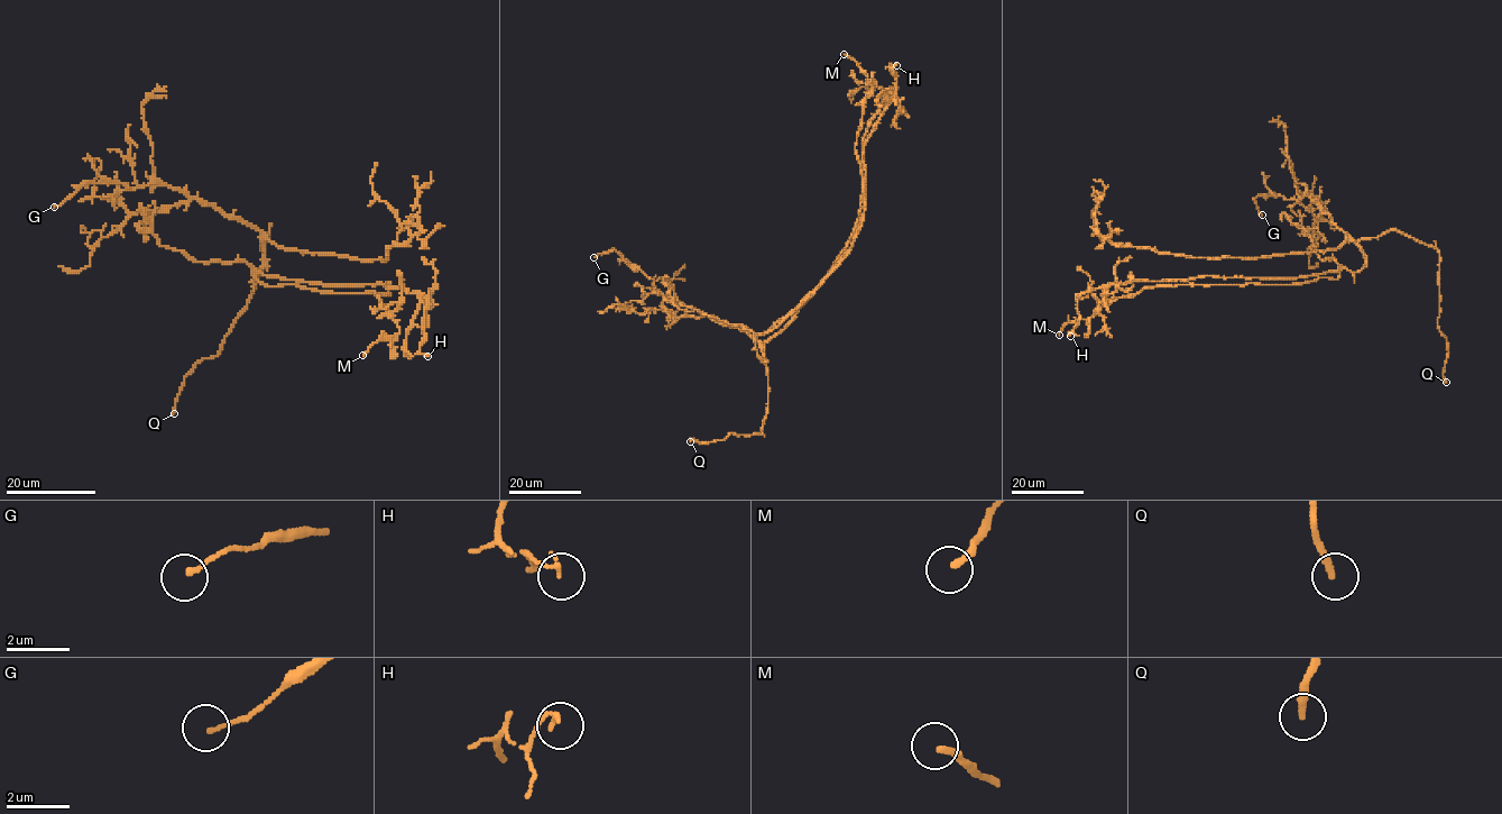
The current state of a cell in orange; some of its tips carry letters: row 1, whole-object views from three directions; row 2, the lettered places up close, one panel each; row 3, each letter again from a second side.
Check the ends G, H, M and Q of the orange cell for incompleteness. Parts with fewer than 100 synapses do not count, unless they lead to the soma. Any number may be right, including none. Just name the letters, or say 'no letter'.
Q

